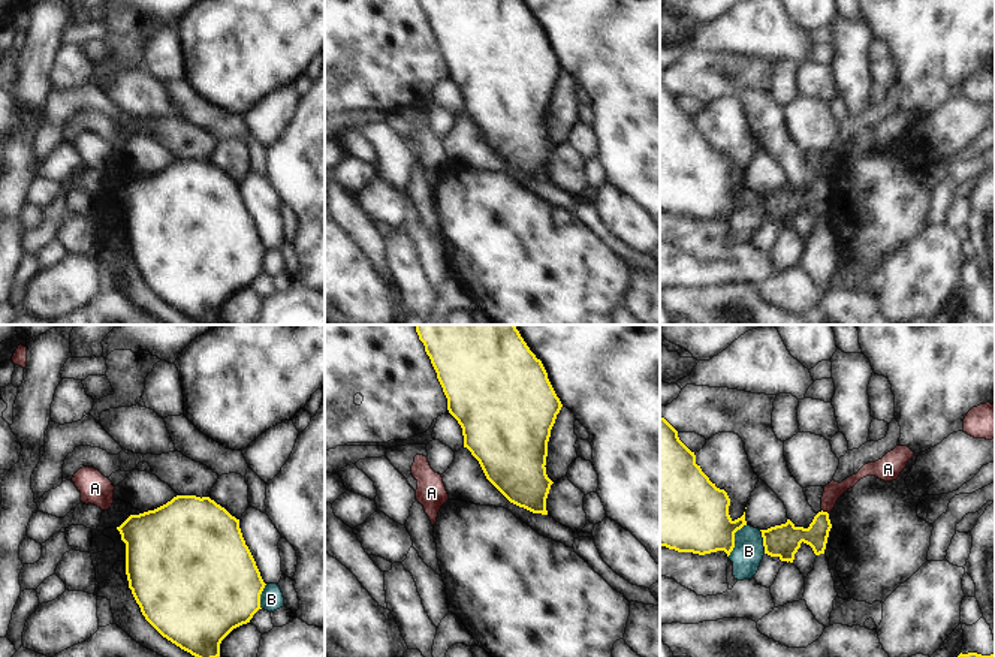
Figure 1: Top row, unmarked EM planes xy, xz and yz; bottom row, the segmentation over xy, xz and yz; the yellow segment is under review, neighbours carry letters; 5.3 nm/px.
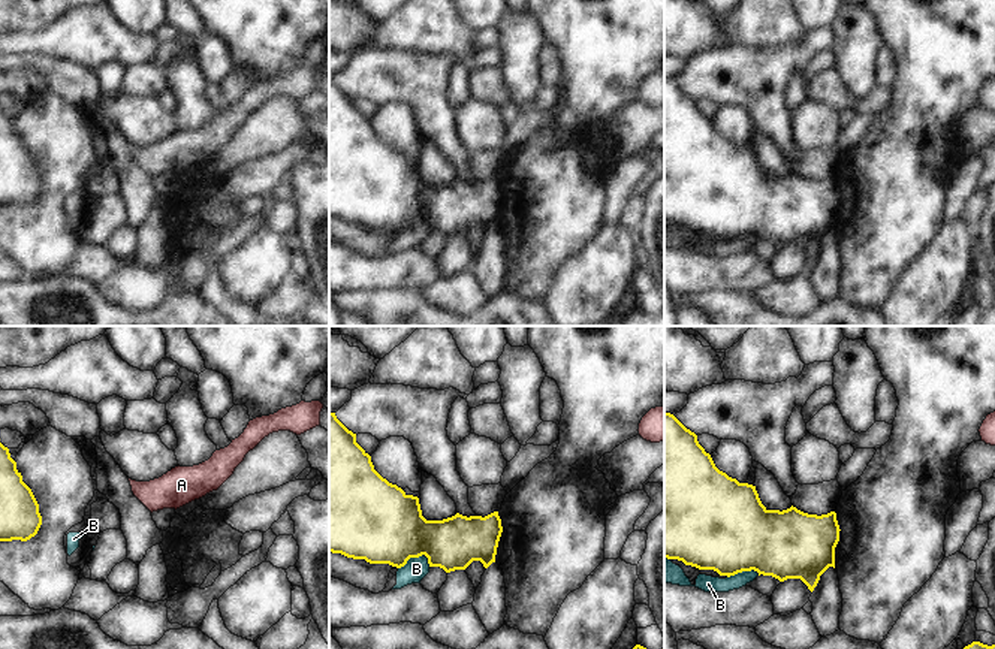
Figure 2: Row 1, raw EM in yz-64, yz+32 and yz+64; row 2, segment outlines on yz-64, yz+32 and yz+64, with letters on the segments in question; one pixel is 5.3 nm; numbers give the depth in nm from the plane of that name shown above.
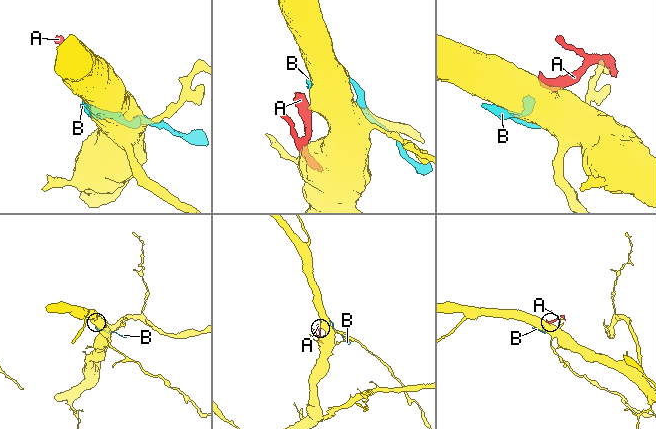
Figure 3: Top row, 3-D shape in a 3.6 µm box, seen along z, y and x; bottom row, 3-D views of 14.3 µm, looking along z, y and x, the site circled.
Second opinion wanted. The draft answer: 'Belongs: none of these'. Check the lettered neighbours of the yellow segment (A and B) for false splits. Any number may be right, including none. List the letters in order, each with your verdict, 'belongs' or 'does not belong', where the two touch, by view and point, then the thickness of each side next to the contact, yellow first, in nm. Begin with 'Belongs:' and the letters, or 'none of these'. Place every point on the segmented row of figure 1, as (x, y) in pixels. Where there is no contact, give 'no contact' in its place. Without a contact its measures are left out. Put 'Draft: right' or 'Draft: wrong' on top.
Draft: right
Belongs: none of these
A: does not belong; meets yellow in yz at (825, 512); 160 nm thick on the yellow side, 100 nm on the other
B: does not belong; meets yellow in yz at (733, 539); 380 nm thick on the yellow side, 170 nm on the other

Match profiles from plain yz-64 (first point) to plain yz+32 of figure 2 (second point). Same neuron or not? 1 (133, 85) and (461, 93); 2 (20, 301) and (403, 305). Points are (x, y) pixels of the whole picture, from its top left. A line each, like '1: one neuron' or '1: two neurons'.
1: two neurons
2: one neuron

